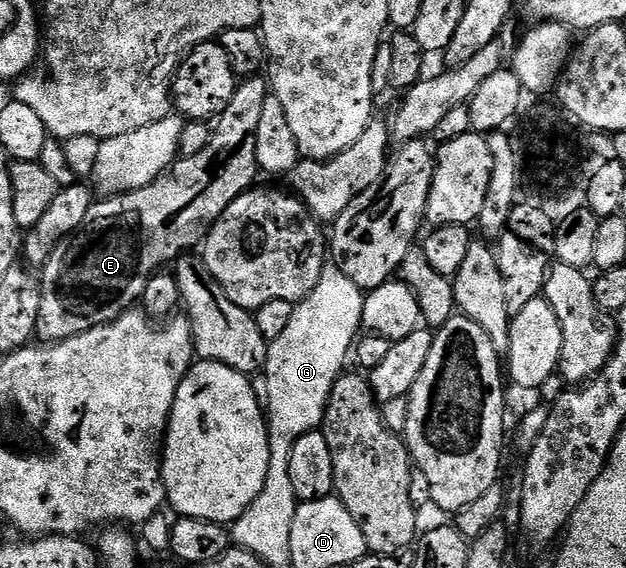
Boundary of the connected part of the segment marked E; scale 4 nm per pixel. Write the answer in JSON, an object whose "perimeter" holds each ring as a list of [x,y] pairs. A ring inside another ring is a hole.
{"perimeter":[[[265,77],[242,78],[236,88],[236,96],[232,96],[232,104],[218,115],[208,144],[200,148],[196,156],[179,157],[165,174],[144,188],[95,201],[84,224],[62,239],[50,253],[45,266],[41,267],[42,295],[37,337],[43,343],[62,342],[80,332],[108,324],[126,313],[141,299],[144,288],[148,288],[148,280],[165,267],[162,266],[165,262],[173,263],[183,254],[193,251],[205,239],[224,208],[255,185],[254,177],[260,174],[256,160],[256,128],[267,97]]]}

